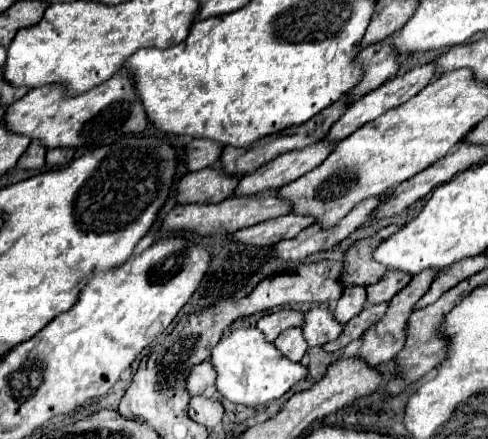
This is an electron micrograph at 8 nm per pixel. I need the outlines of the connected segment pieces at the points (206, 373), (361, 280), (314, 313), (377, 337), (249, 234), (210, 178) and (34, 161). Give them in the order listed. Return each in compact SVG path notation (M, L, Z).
M204 360L192 368L192 372L188 376L188 392L192 396L202 394L206 390L206 386L214 386L214 382L216 382L216 370L208 360Z
M392 224L392 226L382 228L378 234L356 242L344 258L346 266L344 266L340 280L346 286L354 286L354 284L368 286L368 284L378 282L386 274L386 268L374 260L374 250L376 250L376 246L380 246L380 242L384 242L384 238L392 236L396 230L398 230L398 226Z
M316 306L304 314L304 338L308 346L324 346L344 332L344 324L334 318L326 306Z
M428 268L428 270L420 272L420 274L416 274L416 276L412 278L412 282L410 282L404 290L400 290L400 292L390 300L388 314L386 314L384 318L380 318L380 322L378 322L376 326L372 326L372 330L368 330L368 334L364 334L364 338L362 338L362 348L358 350L358 356L360 356L360 358L364 358L370 366L378 366L378 364L382 364L382 362L392 360L392 358L404 348L404 344L406 344L408 318L410 318L410 314L414 312L416 302L428 292L428 288L430 288L430 284L432 284L432 280L436 278L438 272L440 272L438 268Z
M286 214L276 220L260 222L252 228L238 230L236 234L232 234L232 242L248 244L248 246L272 246L280 240L294 238L308 224L312 224L312 218L304 218L298 214Z
M212 168L188 172L178 182L178 204L214 204L228 198L236 188L238 178L224 178Z
M32 142L28 150L20 156L16 168L18 170L38 170L44 166L44 156L46 156L46 150L42 146L36 146L36 142Z

